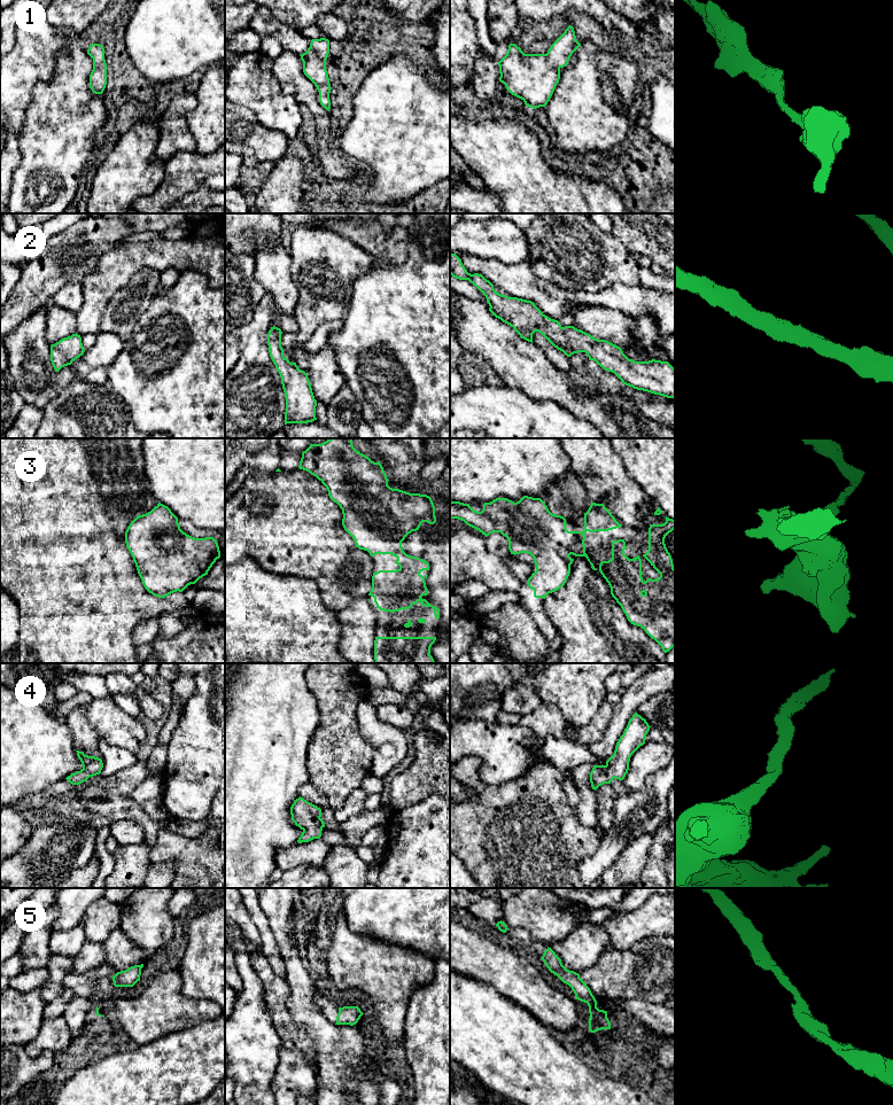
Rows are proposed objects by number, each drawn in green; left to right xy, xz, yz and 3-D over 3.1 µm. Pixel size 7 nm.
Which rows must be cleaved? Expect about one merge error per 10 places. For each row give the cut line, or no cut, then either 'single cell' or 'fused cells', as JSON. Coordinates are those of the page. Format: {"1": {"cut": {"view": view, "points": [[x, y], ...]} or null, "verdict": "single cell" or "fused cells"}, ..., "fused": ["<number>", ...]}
{"1": {"cut": null, "verdict": "single cell"}, "2": {"cut": null, "verdict": "single cell"}, "3": {"cut": null, "verdict": "single cell"}, "4": {"cut": null, "verdict": "single cell"}, "5": {"cut": null, "verdict": "single cell"}, "fused": []}

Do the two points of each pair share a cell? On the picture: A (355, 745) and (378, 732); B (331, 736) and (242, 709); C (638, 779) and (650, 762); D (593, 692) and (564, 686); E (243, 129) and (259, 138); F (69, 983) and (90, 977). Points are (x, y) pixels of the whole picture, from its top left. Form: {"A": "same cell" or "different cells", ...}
{"A": "different cells", "B": "different cells", "C": "same cell", "D": "same cell", "E": "same cell", "F": "same cell"}

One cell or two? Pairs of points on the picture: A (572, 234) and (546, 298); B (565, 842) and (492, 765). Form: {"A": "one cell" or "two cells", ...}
{"A": "two cells", "B": "two cells"}

